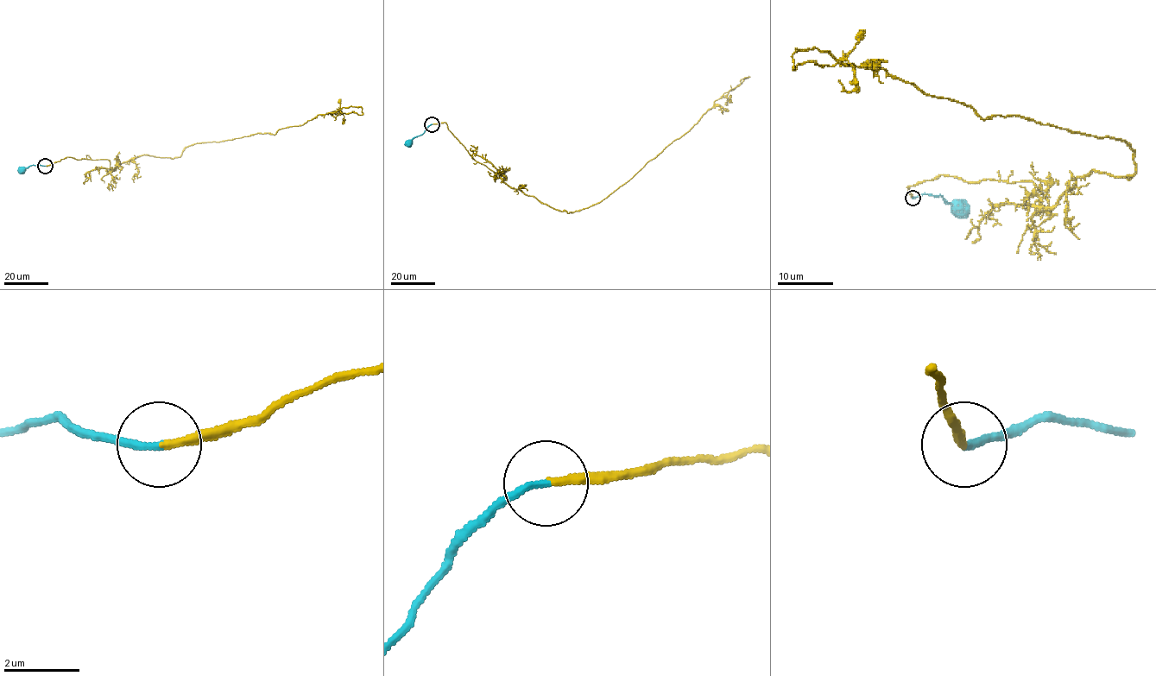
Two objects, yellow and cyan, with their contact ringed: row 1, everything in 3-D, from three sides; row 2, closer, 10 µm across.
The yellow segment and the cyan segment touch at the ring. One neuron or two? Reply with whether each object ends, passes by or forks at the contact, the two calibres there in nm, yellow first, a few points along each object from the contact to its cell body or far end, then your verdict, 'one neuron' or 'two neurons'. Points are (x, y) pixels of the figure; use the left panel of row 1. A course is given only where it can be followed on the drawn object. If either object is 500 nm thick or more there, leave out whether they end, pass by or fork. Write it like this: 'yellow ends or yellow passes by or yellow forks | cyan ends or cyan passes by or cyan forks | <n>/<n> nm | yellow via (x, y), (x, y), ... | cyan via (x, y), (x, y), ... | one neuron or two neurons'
yellow ends | cyan ends | 200/190 nm | yellow via (45, 166), (66, 156), (107, 160), (114, 170), (362, 109), (343, 119) | cyan via (45, 166), (31, 165), (22, 170) | one neuron

